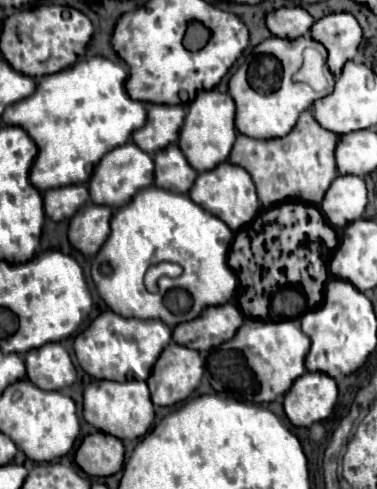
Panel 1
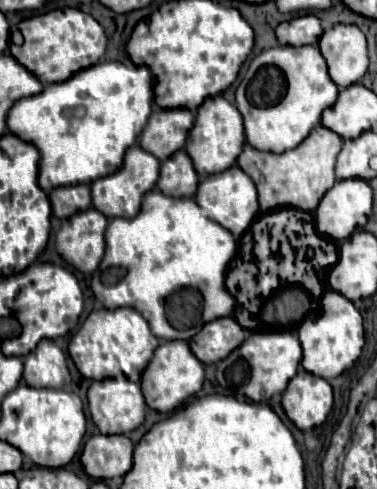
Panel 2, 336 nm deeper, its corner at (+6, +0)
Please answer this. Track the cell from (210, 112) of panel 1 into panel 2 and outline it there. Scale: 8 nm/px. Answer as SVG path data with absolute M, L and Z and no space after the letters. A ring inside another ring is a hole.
M212 96L212 98L206 98L196 112L196 124L190 130L186 152L190 152L190 158L194 160L194 168L198 168L198 174L204 178L234 166L238 154L242 152L244 142L246 142L244 124L242 124L242 114L238 112L238 108L232 106L222 96Z

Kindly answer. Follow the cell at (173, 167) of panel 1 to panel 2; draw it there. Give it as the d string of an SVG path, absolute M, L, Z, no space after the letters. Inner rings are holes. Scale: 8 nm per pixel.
M178 150L174 156L170 156L170 160L162 162L158 188L172 198L194 198L198 188L198 174L184 150Z

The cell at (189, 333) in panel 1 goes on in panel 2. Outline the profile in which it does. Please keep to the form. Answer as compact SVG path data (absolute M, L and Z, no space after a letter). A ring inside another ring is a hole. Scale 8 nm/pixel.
M230 316L222 320L212 320L190 340L190 348L200 362L212 364L224 360L234 348L238 348L246 338L246 330Z

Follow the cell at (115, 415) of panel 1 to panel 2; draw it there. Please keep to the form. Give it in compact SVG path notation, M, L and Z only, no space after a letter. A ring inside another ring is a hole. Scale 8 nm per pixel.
M102 380L92 382L88 390L88 408L92 422L102 434L128 434L144 422L146 402L140 392L140 386L130 380Z

